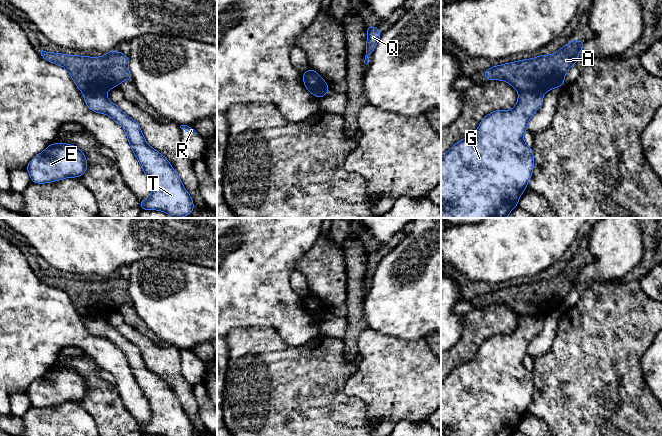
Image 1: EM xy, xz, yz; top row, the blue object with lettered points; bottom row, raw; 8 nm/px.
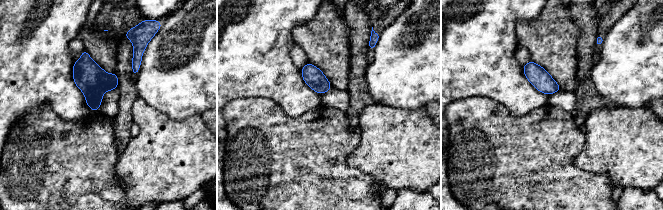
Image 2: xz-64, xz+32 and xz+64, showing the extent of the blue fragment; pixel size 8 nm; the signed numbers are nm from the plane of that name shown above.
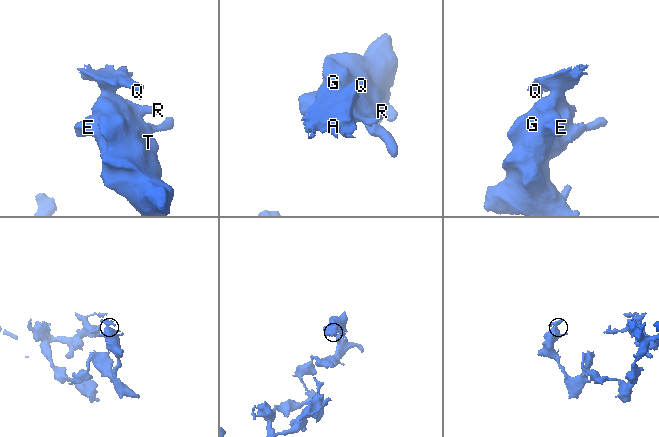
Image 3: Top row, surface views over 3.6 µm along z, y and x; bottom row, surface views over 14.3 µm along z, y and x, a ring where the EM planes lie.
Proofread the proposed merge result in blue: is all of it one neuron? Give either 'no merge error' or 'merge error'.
merge error

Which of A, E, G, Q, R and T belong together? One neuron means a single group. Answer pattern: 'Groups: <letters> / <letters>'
Groups: A Q / E G R T

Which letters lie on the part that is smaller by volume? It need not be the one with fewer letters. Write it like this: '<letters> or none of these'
A, Q

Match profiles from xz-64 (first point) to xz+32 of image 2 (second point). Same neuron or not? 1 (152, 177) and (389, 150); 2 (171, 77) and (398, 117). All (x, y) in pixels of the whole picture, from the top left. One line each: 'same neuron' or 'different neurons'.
1: same neuron
2: different neurons

